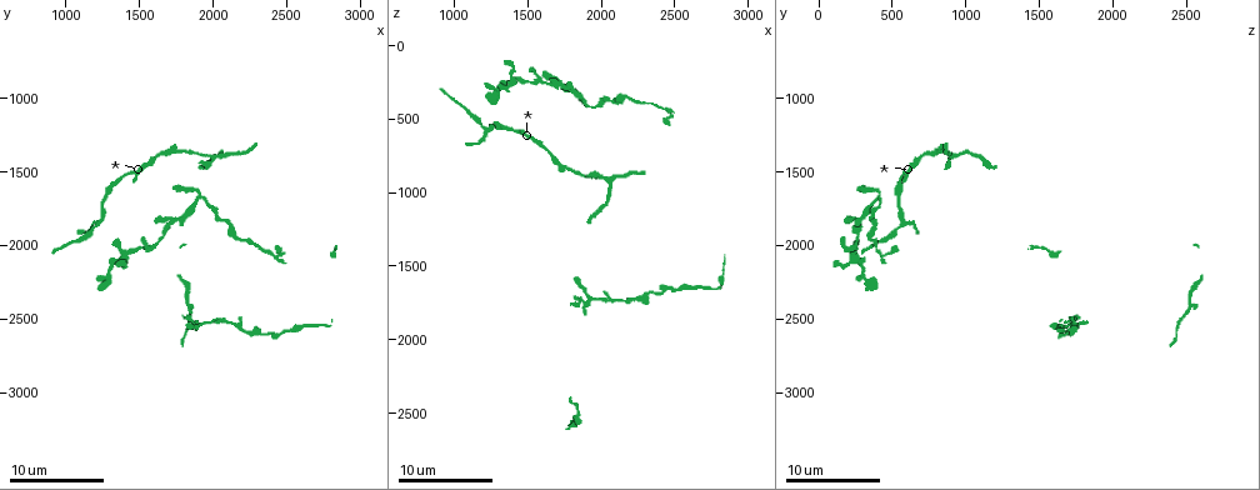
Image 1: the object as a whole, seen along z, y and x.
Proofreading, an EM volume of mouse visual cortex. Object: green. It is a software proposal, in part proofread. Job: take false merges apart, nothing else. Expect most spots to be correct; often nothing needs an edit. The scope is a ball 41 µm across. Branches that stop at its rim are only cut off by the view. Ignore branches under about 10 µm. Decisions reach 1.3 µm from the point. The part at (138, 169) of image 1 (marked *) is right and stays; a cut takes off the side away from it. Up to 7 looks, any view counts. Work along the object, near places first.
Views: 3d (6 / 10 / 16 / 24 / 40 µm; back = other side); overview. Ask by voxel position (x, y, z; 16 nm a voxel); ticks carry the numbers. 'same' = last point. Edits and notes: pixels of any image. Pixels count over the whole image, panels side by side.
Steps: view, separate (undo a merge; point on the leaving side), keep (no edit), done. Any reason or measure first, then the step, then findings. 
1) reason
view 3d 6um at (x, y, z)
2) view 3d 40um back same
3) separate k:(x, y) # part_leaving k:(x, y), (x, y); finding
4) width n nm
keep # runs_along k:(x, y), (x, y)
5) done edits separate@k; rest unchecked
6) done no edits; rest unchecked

thin neck
view 3d 10um at (1920, 1480, 1180)

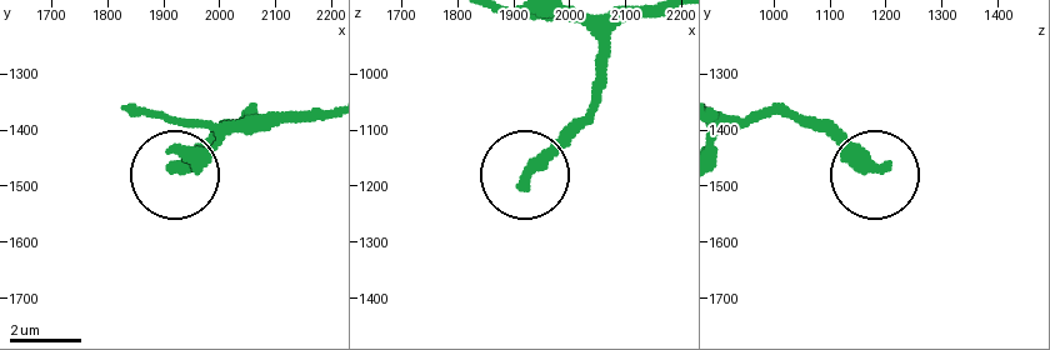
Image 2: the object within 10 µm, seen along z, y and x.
view 3d 10um back at (1915, 1470, 1190)

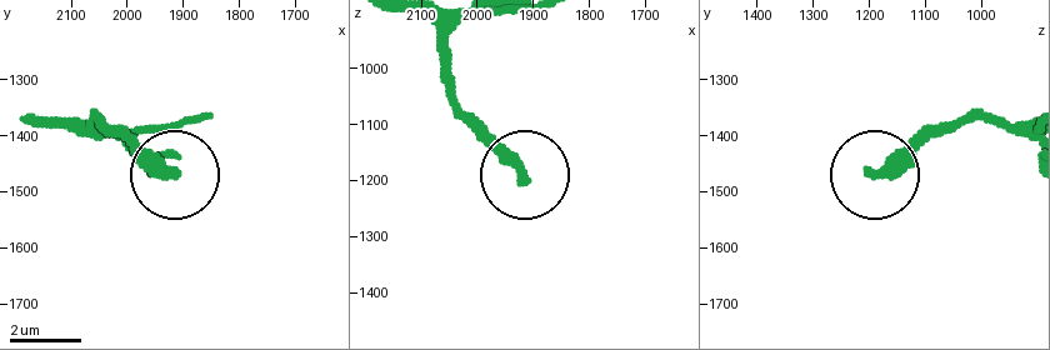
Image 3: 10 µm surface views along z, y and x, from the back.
width 330 nm
keep # runs_along 3:(465, 21), (448, 48), (451, 93), (525, 170); one neuron here

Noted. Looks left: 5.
sudden change in width
view 3d 10um at (2300, 2580, 1720)

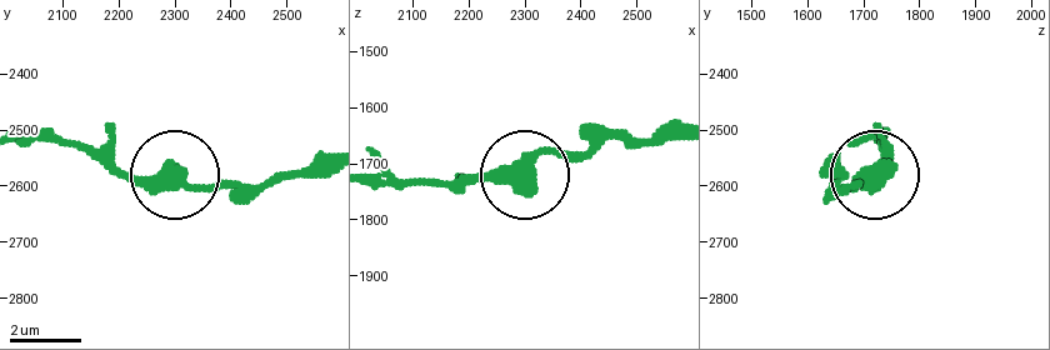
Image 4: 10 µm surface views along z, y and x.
width 430 nm
keep # one neuron here

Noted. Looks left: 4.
arms part here
view 3d 10um at (1920, 2520, 1720)

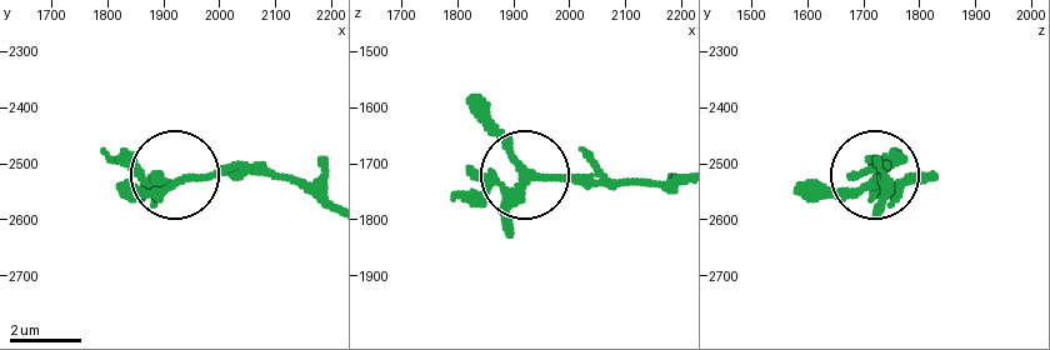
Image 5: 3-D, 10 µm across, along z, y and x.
width 200 nm
keep # continuous, no second neuron

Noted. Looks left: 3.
done no edits; rest unchecked

